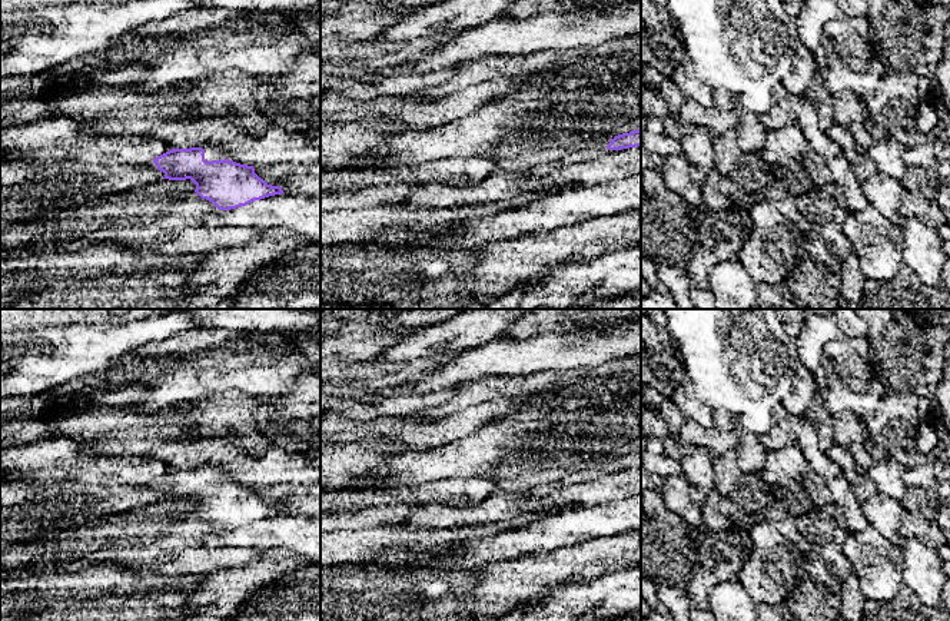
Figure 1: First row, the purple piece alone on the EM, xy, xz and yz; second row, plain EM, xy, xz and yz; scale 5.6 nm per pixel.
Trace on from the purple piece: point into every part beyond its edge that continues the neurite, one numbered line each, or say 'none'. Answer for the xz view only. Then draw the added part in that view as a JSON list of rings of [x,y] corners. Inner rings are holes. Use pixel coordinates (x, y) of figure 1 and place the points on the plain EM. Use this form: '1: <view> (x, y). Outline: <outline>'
none

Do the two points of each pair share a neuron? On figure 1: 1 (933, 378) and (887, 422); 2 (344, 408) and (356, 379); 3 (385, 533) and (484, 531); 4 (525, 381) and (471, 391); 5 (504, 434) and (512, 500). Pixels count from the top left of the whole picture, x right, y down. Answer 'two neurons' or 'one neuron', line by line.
1: two neurons
2: two neurons
3: one neuron
4: one neuron
5: two neurons

